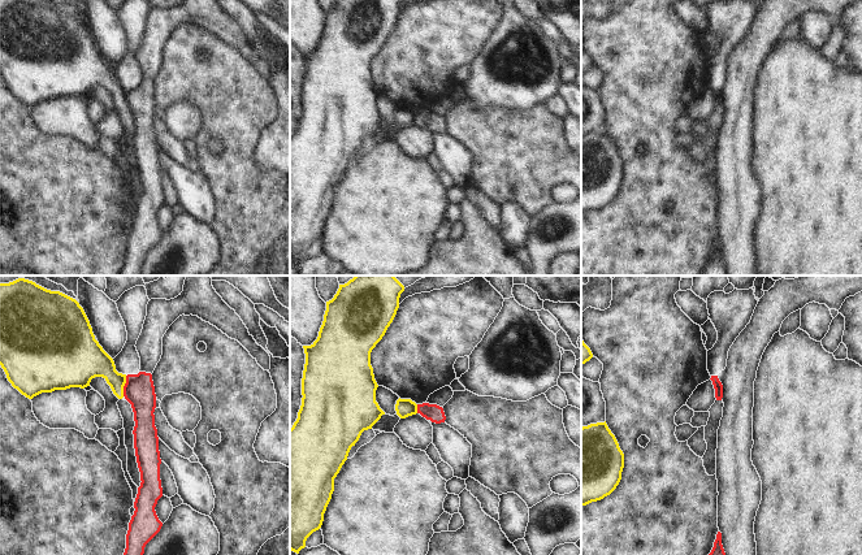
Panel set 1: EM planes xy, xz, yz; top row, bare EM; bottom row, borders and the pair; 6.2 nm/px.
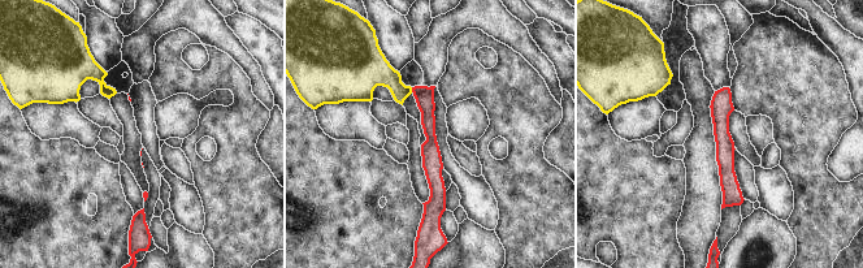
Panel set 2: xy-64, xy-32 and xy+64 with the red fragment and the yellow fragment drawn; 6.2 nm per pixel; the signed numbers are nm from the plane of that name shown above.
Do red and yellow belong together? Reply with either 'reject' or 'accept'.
reject

